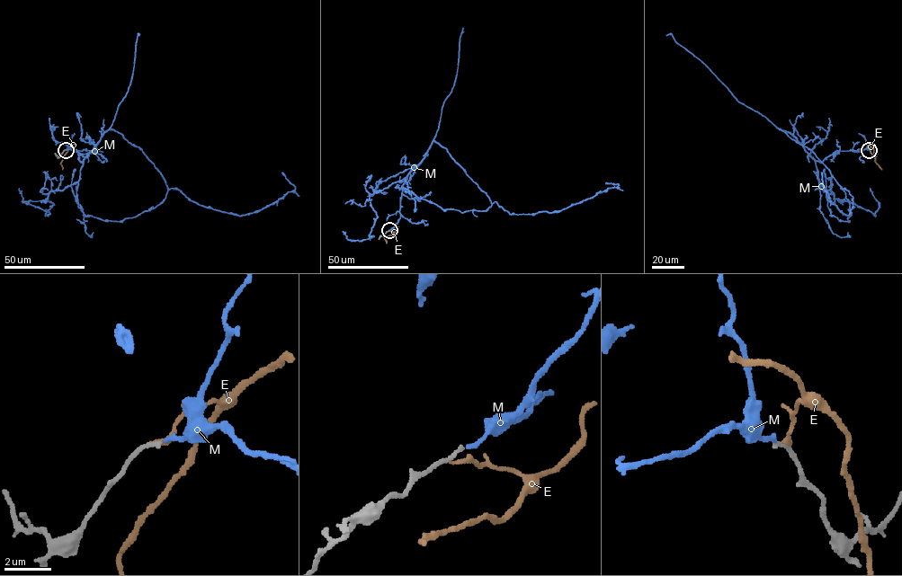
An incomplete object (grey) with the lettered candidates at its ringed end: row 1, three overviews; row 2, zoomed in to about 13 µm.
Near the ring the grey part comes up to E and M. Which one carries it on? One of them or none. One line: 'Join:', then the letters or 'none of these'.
Join: M

